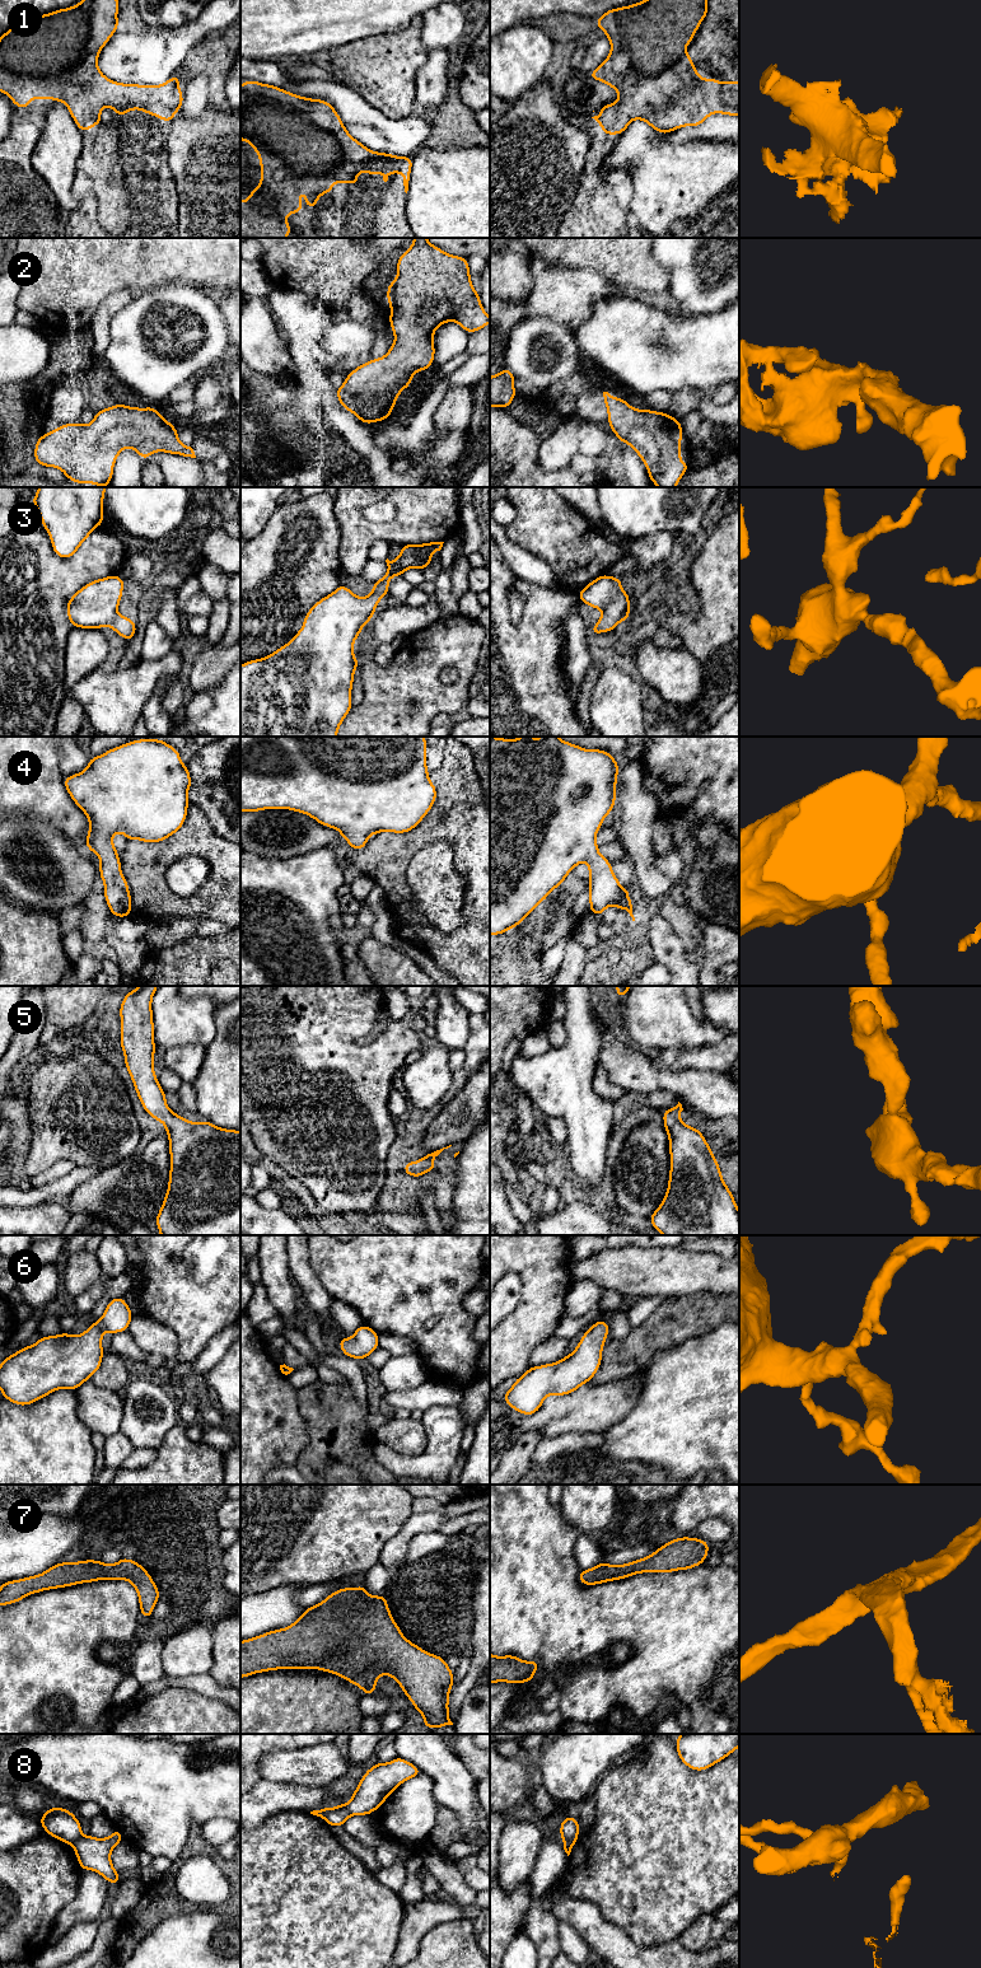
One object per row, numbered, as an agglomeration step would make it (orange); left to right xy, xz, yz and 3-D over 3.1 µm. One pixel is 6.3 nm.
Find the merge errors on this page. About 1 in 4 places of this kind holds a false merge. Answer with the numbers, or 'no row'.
8

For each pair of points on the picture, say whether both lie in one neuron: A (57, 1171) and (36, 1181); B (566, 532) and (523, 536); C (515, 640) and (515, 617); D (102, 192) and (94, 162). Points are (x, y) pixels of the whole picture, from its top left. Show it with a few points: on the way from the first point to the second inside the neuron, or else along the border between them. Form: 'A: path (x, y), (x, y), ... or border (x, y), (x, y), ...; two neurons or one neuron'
A: path (52, 1173), (41, 1179); one neuron
B: path (556, 532), (533, 532); one neuron
C: border (522, 594), (524, 611), (514, 625); two neurons
D: path (102, 185), (102, 169); one neuron

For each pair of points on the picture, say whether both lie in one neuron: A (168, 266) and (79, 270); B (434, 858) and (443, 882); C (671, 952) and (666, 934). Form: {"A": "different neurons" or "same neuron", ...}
{"A": "same neuron", "B": "same neuron", "C": "same neuron"}

